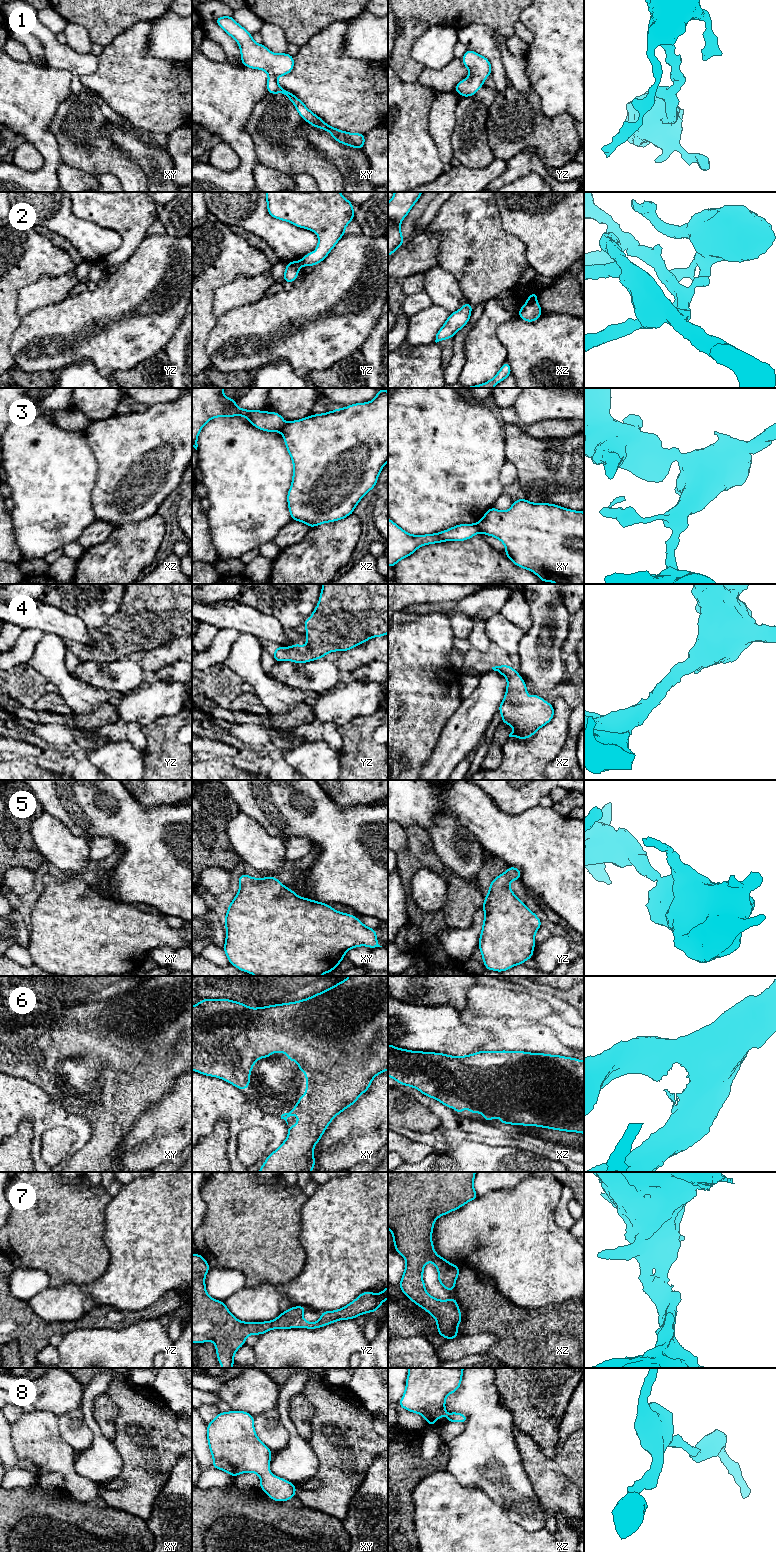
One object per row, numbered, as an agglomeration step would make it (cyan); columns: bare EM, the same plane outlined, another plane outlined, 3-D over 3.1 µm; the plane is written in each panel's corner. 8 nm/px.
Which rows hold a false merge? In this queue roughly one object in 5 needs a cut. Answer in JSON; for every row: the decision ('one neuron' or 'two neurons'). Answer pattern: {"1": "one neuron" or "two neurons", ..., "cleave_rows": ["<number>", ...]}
{"1": "one neuron", "2": "two neurons", "3": "two neurons", "4": "one neuron", "5": "one neuron", "6": "one neuron", "7": "one neuron", "8": "one neuron", "cleave_rows": ["2", "3"]}

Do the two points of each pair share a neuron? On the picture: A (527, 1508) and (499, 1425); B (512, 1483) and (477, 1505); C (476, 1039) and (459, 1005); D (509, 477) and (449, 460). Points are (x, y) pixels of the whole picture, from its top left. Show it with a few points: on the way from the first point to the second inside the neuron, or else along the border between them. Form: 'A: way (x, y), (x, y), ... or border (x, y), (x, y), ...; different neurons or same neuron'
A: way (509, 1487), (499, 1473), (499, 1446); same neuron
B: border (469, 1486), (481, 1489), (506, 1514); different neurons
C: border (436, 1005), (450, 1005), (459, 1012); different neurons
D: border (507, 461), (500, 472), (500, 482), (502, 485); different neurons

